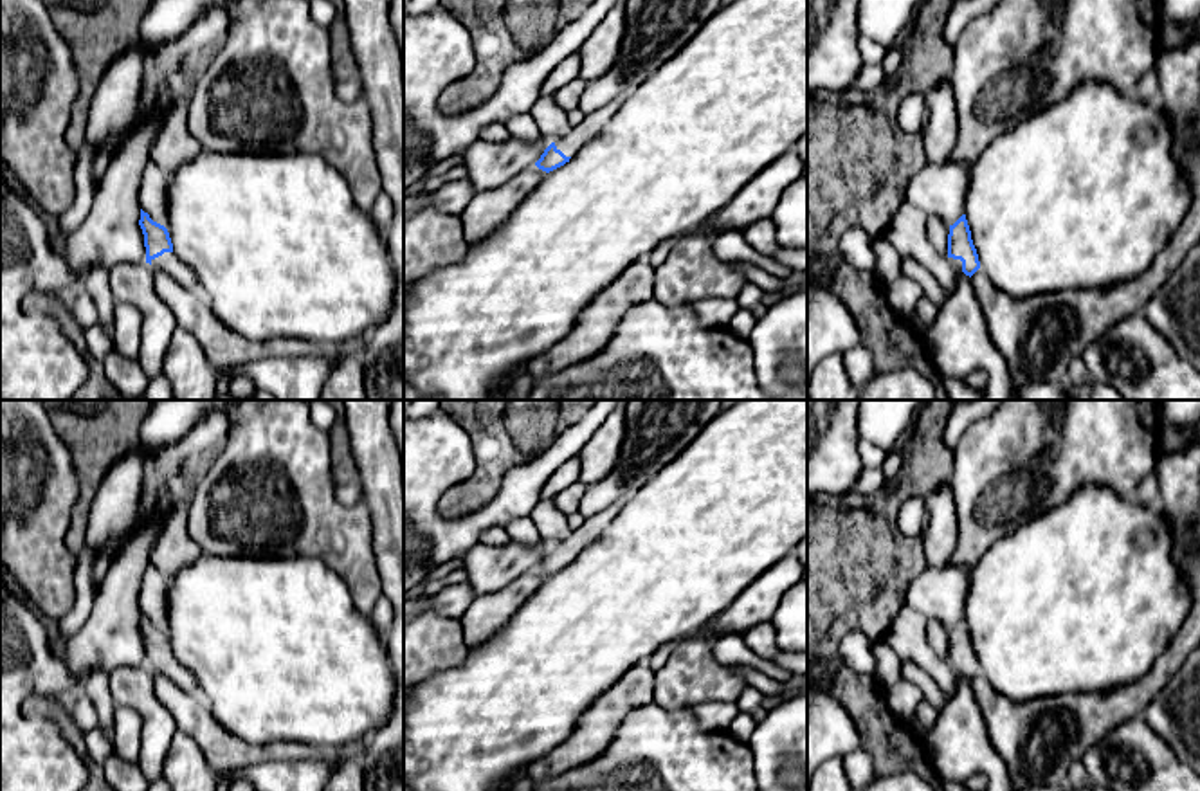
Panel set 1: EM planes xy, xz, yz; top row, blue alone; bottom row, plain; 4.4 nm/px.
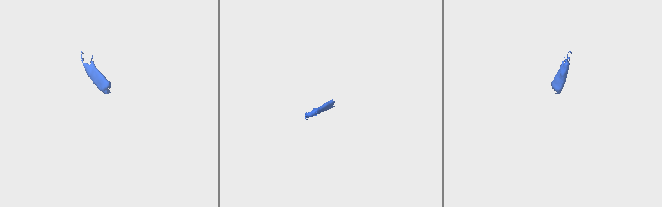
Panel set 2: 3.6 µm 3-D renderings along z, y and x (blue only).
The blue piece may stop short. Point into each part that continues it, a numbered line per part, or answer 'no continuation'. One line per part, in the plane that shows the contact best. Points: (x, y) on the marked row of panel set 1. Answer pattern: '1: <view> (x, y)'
1: xy (170, 263)

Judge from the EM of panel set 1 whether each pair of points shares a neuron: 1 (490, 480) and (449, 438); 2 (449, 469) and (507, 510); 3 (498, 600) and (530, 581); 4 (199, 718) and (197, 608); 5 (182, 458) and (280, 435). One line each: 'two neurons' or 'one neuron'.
1: two neurons
2: one neuron
3: one neuron
4: two neurons
5: two neurons

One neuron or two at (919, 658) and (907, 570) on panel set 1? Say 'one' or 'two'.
two

